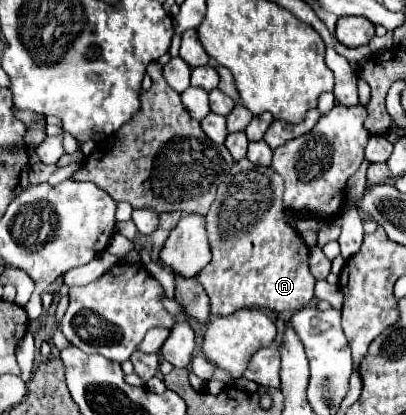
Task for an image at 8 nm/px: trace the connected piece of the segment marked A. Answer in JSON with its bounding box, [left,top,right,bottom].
[197,159,315,315]

